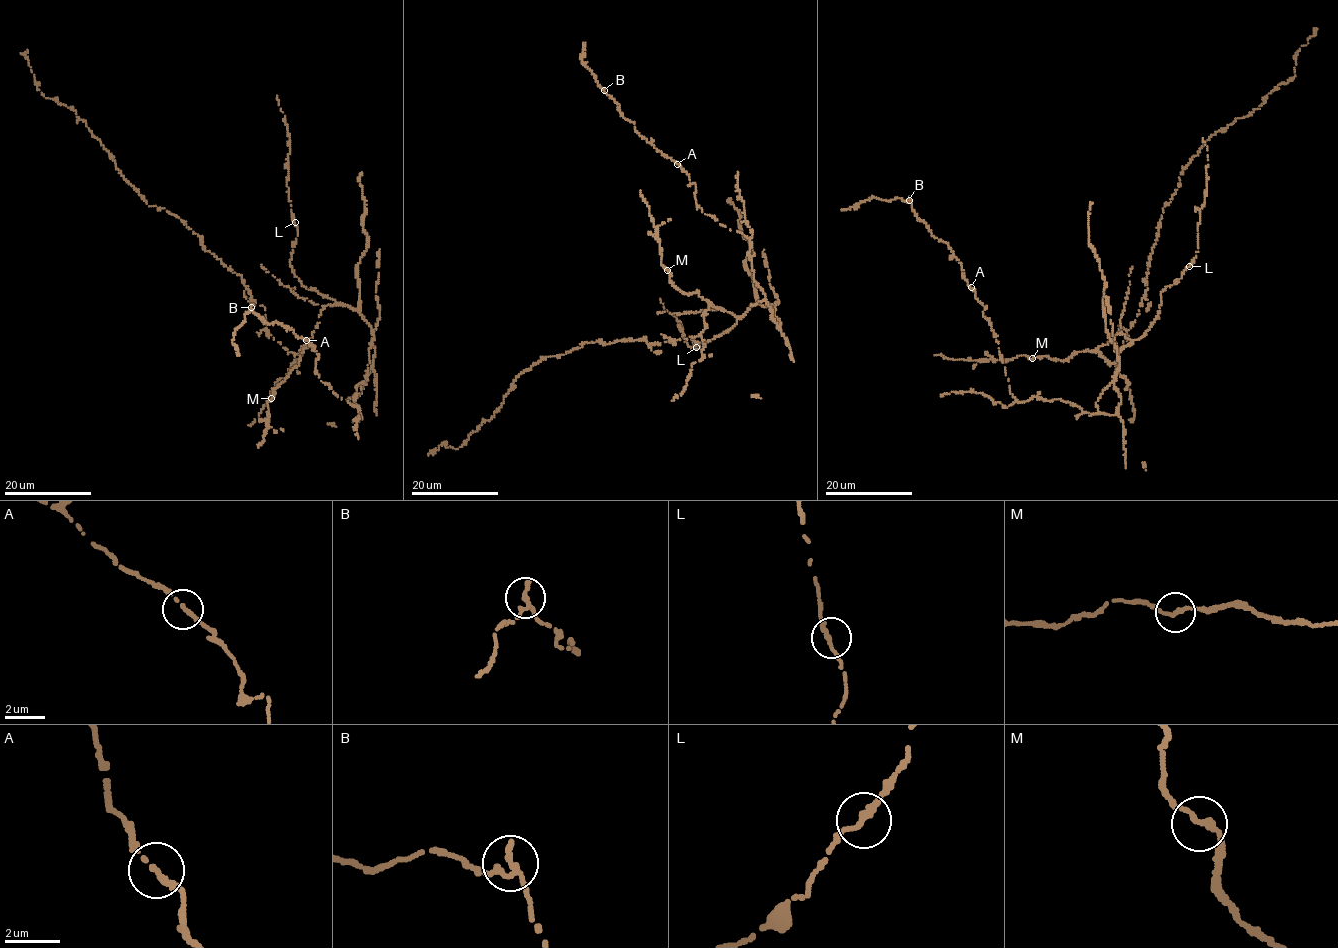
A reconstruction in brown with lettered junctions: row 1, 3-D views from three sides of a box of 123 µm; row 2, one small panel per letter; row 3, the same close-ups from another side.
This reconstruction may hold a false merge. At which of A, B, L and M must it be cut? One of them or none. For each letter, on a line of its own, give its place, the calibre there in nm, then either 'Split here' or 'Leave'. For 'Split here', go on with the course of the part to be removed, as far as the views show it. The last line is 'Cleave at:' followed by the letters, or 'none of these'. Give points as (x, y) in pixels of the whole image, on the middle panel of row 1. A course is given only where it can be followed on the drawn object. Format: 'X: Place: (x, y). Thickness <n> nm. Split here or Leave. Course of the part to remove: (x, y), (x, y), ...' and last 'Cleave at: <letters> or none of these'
A: Place: (677, 164). Thickness 240 nm. Leave
B: Place: (604, 90). Thickness 240 nm. Split here. Course of the part to remove: (604, 89), (592, 71), (583, 64), (582, 43)
L: Place: (696, 347). Thickness 240 nm. Leave
M: Place: (667, 270). Thickness 240 nm. Leave
Cleave at: B

